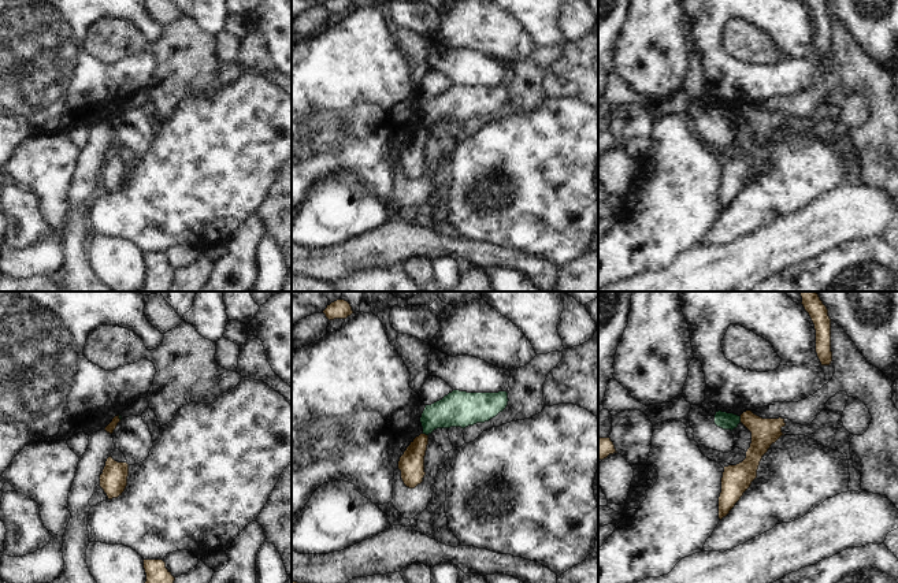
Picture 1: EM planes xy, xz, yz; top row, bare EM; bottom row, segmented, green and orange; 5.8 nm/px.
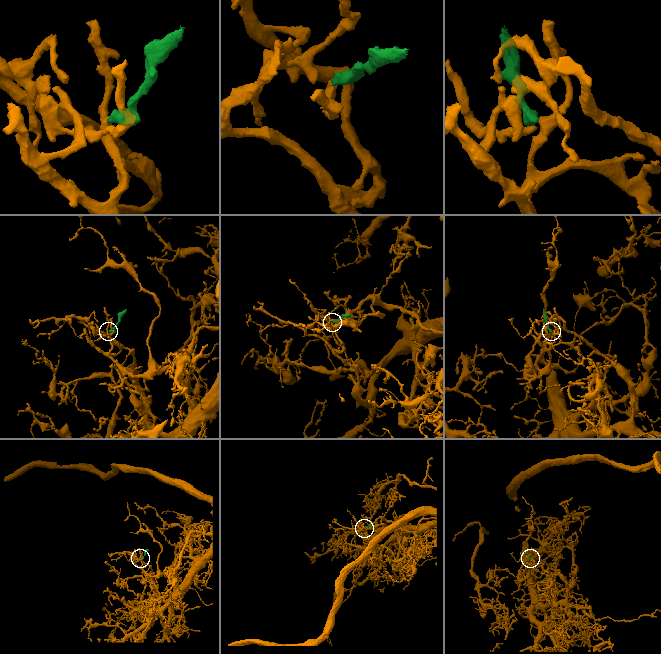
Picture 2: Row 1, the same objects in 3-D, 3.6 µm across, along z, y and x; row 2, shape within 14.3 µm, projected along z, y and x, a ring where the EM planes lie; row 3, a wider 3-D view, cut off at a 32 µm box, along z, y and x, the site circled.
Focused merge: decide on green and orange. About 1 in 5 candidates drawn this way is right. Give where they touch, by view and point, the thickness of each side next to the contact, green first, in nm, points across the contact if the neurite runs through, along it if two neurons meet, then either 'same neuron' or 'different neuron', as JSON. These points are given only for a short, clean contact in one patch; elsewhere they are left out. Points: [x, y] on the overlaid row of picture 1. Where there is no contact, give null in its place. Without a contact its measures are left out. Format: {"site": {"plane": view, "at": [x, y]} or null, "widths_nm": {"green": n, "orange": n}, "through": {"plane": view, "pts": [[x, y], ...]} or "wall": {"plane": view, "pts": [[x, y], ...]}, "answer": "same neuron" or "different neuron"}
{"site": {"plane": "yz", "at": [739, 419]}, "widths_nm": {"green": 100, "orange": 160}, "wall": {"plane": "yz", "pts": [[739, 416], [741, 422]]}, "answer": "different neuron"}

